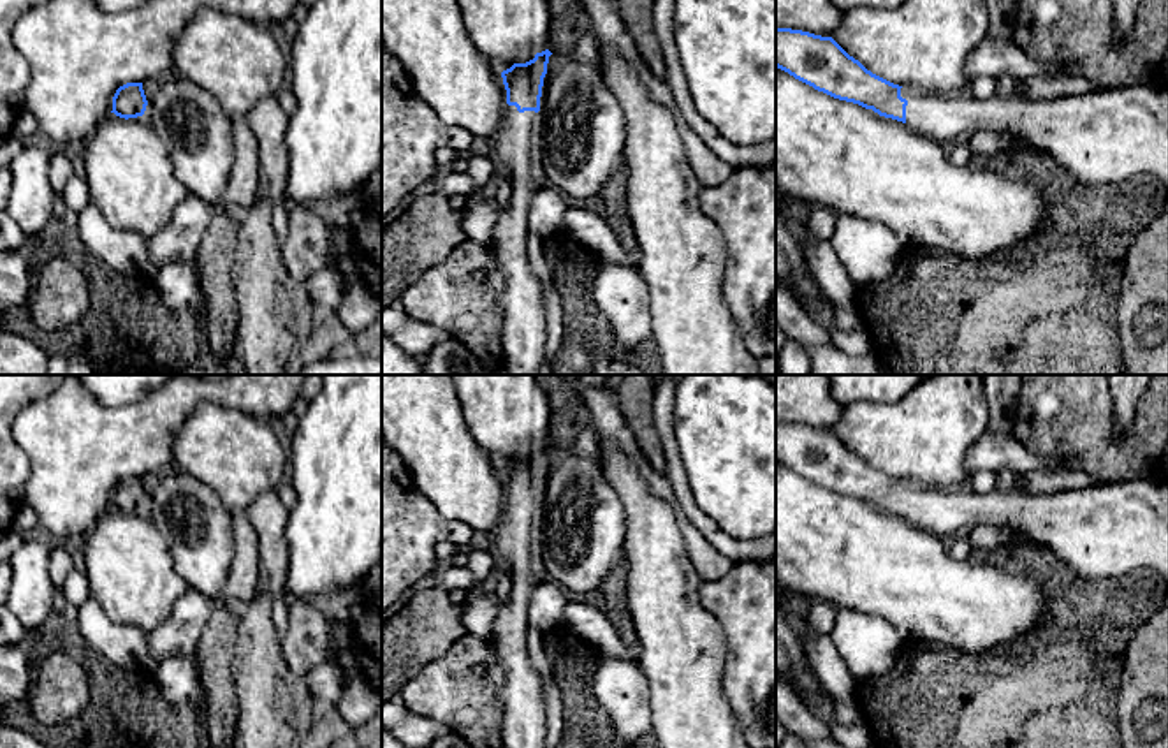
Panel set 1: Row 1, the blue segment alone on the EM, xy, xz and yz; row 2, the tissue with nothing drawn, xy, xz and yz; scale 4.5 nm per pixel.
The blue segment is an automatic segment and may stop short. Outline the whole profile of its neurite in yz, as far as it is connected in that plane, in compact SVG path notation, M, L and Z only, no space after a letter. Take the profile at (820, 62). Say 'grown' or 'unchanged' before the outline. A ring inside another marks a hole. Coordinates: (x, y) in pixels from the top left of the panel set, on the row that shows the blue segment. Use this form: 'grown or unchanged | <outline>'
grown | M777 26L776 67L818 92L902 121L911 130L946 146L976 130L1011 134L1020 144L1018 153L1045 160L1054 169L1089 185L1122 181L1136 174L1152 174L1168 185L1168 88L1136 84L1054 100L997 95L978 100L967 90L957 95L923 93L872 74L832 37Z

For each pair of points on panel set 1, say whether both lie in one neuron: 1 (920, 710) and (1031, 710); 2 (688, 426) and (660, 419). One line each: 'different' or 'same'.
1: same
2: different

